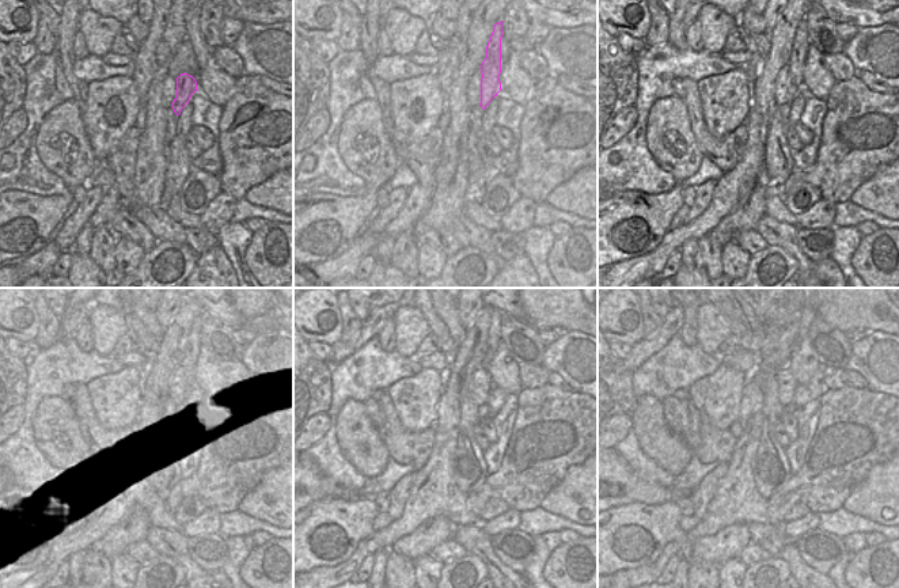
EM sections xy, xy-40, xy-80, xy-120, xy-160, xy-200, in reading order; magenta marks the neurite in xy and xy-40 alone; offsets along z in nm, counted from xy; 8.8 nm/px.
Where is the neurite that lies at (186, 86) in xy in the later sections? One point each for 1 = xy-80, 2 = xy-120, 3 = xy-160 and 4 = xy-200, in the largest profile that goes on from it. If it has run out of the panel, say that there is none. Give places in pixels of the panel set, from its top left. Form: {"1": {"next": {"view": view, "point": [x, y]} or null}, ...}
{"1": {"next": {"view": "xy-80", "point": [800, 45]}}, "2": {"next": {"view": "xy-120", "point": [190, 353]}}, "3": {"next": {"view": "xy-160", "point": [497, 317]}}, "4": {"next": {"view": "xy-200", "point": [807, 315]}}}

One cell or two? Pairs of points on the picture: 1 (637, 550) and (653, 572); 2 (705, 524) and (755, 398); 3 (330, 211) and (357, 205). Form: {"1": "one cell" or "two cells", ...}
{"1": "two cells", "2": "one cell", "3": "one cell"}

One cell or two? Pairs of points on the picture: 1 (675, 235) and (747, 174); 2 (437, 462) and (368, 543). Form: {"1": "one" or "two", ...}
{"1": "one", "2": "one"}

